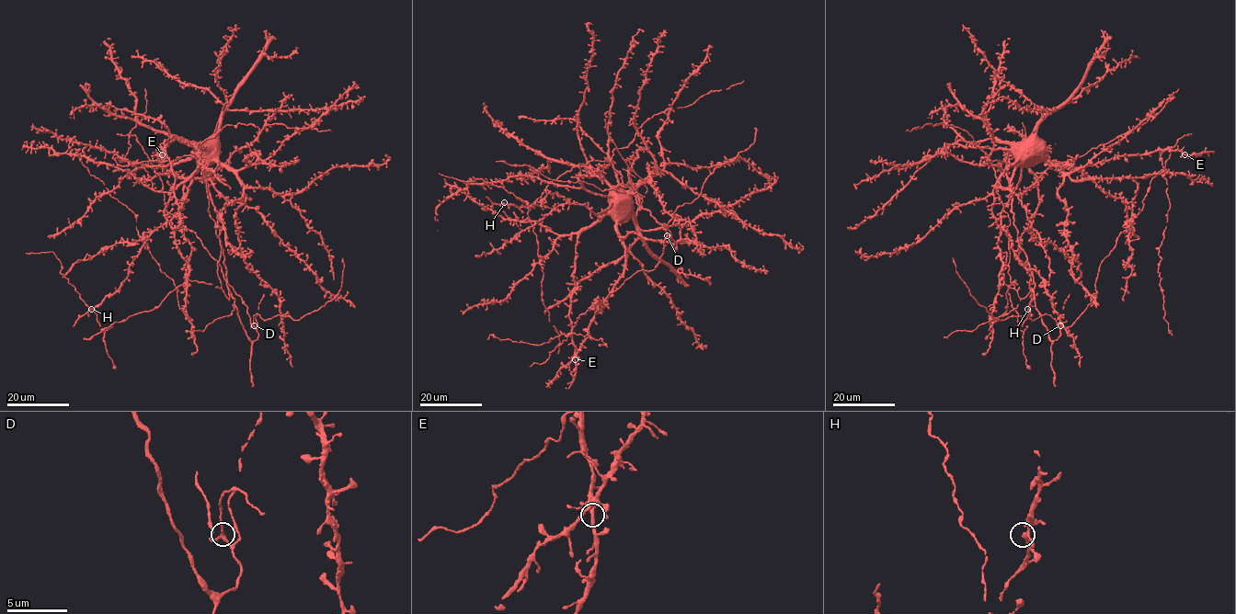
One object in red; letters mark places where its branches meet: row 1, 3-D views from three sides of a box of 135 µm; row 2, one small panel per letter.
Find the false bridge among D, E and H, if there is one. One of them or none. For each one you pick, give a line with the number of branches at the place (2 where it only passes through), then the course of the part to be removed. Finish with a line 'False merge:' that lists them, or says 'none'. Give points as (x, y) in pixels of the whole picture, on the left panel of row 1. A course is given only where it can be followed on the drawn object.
False merge: none

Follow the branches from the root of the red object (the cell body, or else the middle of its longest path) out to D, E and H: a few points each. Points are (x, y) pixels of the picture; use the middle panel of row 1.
D: (619, 194), (617, 188), (620, 186), (628, 186), (639, 209), (648, 210), (671, 234), (667, 235)
E: (619, 194), (612, 198), (608, 210), (578, 234), (573, 273), (575, 289), (569, 313), (575, 359)
H: (619, 194), (600, 213), (582, 204), (571, 204), (555, 193), (548, 193), (540, 205), (518, 207), (504, 202)

